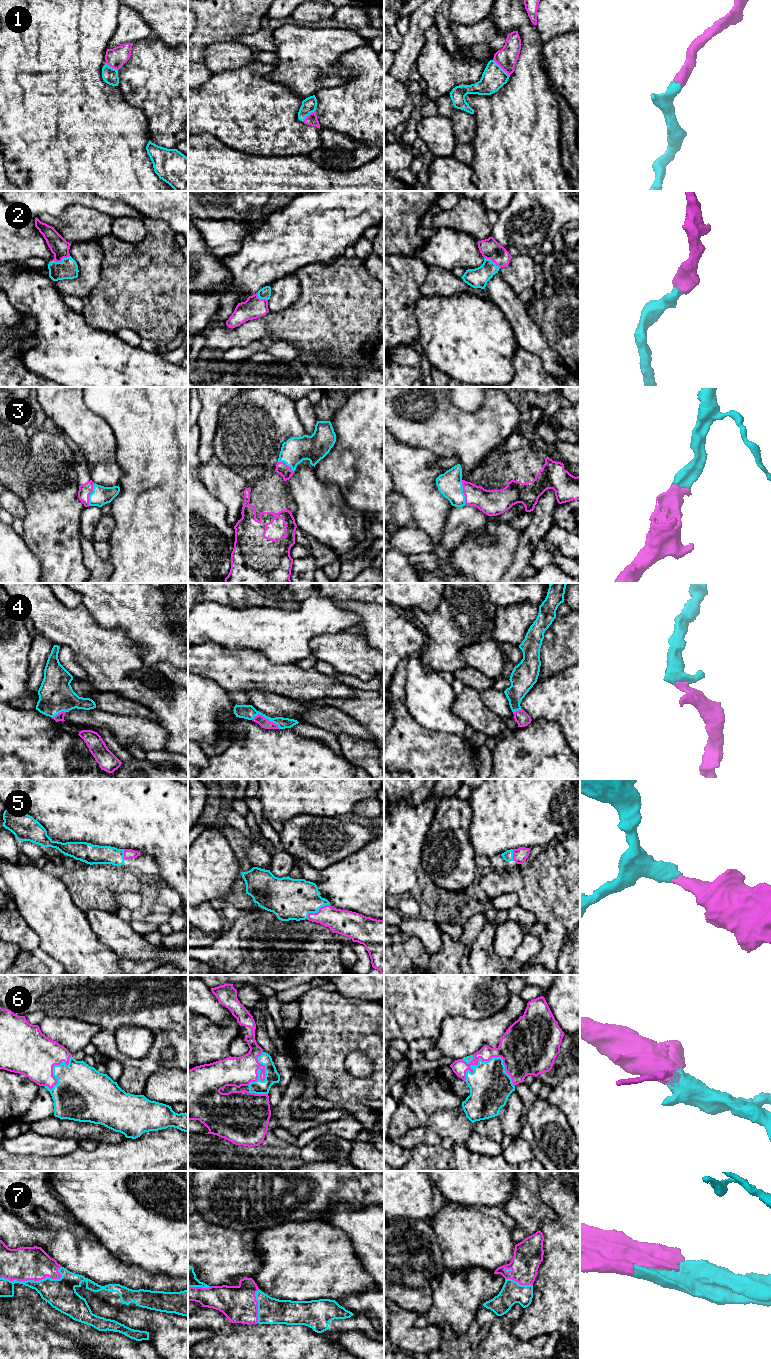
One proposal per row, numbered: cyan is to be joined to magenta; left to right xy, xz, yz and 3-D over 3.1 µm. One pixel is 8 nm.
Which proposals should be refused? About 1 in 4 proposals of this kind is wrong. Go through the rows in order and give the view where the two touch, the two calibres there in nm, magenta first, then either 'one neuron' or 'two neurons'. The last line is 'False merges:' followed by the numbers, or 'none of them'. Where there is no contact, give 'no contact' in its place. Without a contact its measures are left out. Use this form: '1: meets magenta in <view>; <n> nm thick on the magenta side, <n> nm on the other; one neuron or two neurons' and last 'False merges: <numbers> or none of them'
1: meets magenta in yz; 170 nm thick on the magenta side, 190 nm on the other; one neuron
2: meets magenta in xy; 150 nm thick on the magenta side, 160 nm on the other; one neuron
3: meets magenta in yz; 200 nm thick on the magenta side, 200 nm on the other; one neuron
4: meets magenta in xz; 80 nm thick on the magenta side, 110 nm on the other; one neuron
5: meets magenta in xz; 200 nm thick on the magenta side, 340 nm on the other; one neuron
6: meets magenta in yz; 400 nm thick on the magenta side, 340 nm on the other; one neuron
7: meets magenta in xy; 280 nm thick on the magenta side, 220 nm on the other; one neuron
False merges: none of them

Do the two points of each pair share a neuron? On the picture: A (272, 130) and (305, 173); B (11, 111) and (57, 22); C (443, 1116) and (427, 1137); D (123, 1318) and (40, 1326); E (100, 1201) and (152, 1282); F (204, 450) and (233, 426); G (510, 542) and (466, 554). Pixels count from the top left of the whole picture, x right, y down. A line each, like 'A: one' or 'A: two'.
A: two
B: one
C: two
D: two
E: two
F: two
G: one

